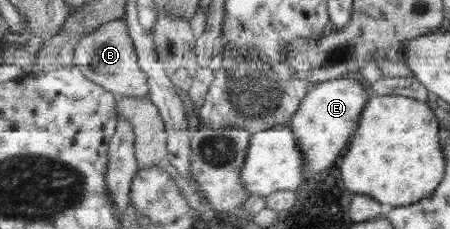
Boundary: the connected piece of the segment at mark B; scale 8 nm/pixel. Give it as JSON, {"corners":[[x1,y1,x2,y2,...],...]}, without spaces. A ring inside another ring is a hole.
{"corners":[[124,19,100,25,77,42,74,64,91,81,104,86,105,89,122,96,136,97,150,106,150,87,147,74,139,65,138,55,127,22]]}

